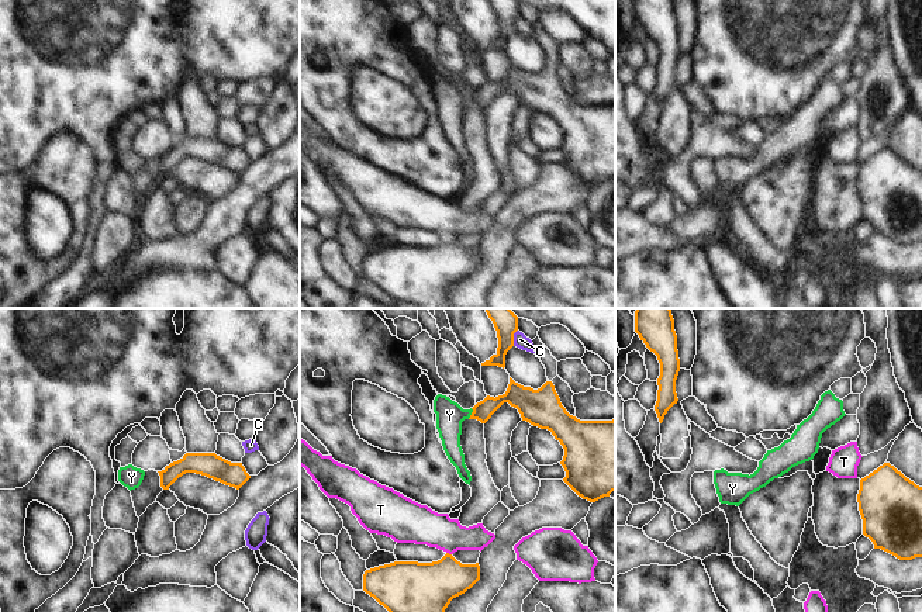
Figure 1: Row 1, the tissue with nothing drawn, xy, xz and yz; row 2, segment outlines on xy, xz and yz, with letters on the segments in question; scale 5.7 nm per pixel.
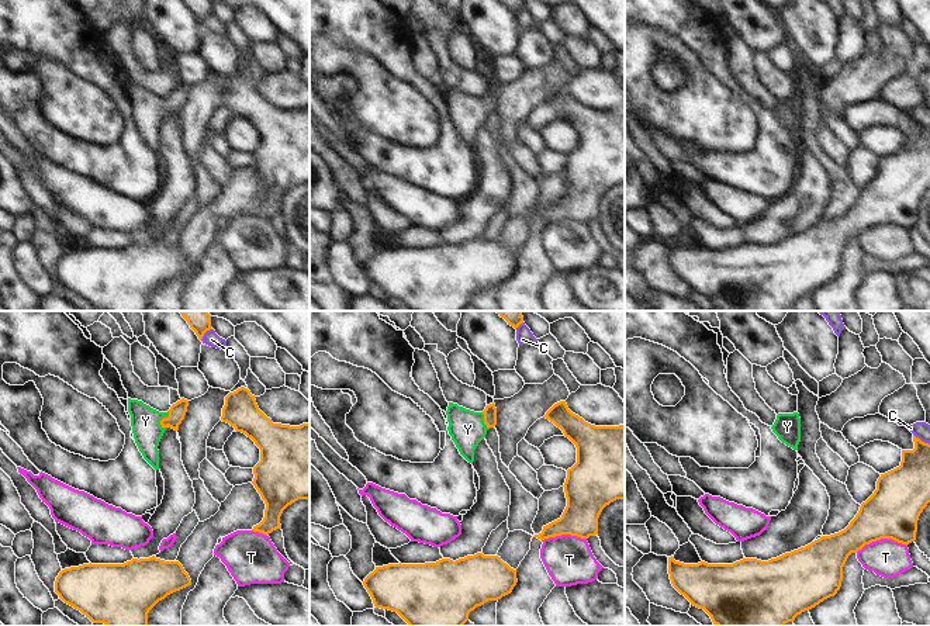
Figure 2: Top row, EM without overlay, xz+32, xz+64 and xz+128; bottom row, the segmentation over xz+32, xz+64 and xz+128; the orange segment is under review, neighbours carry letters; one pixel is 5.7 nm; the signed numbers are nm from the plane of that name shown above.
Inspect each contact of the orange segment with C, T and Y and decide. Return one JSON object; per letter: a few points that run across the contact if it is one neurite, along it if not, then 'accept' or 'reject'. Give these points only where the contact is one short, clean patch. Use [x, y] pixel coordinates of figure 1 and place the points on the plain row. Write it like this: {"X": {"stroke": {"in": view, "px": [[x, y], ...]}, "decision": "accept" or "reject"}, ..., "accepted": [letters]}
{"C": {"decision": "reject"}, "T": {"decision": "reject"}, "Y": {"stroke": {"in": "xz", "px": [[482, 96], [472, 99], [449, 100]]}, "decision": "accept"}, "accepted": ["Y"]}

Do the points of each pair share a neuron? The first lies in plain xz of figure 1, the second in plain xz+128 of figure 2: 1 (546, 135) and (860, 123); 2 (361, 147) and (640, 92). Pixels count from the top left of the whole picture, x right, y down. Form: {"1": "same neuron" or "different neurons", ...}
{"1": "different neurons", "2": "different neurons"}

